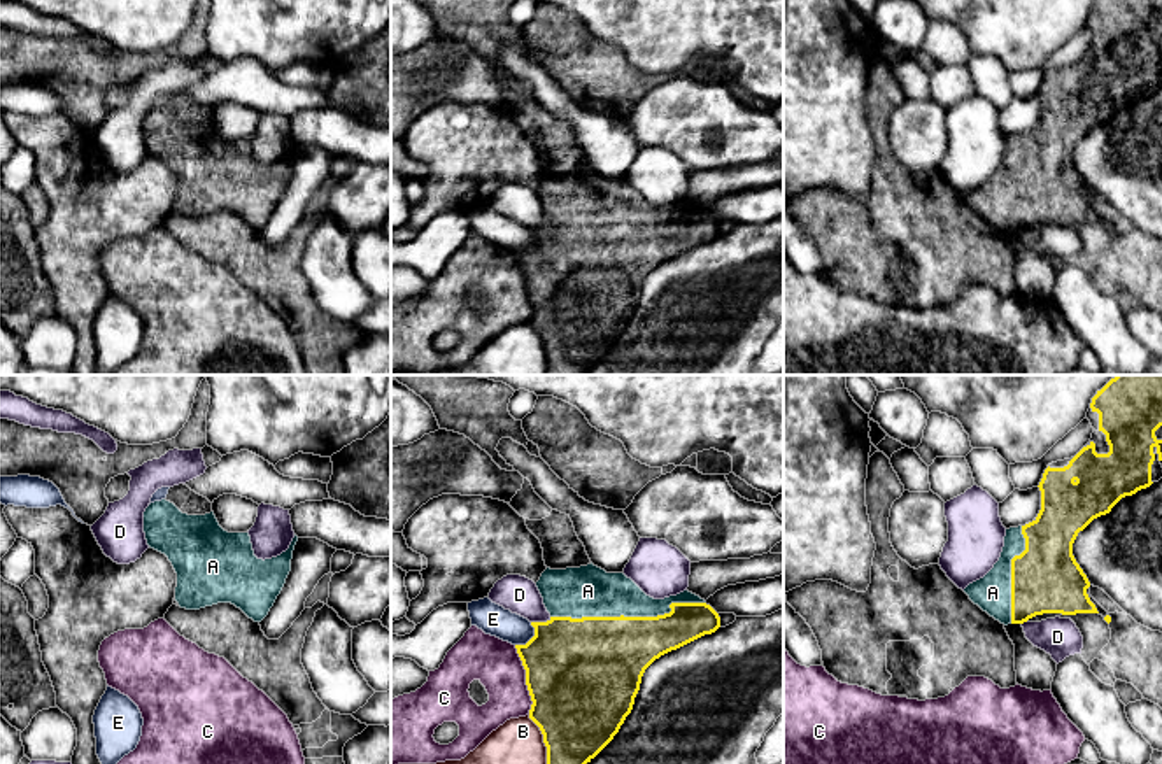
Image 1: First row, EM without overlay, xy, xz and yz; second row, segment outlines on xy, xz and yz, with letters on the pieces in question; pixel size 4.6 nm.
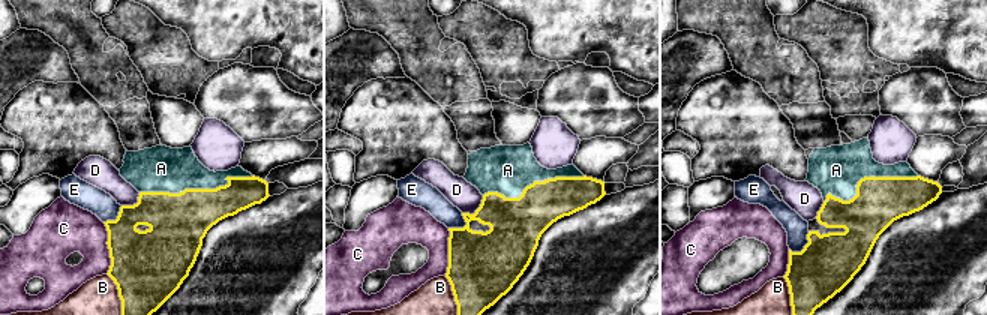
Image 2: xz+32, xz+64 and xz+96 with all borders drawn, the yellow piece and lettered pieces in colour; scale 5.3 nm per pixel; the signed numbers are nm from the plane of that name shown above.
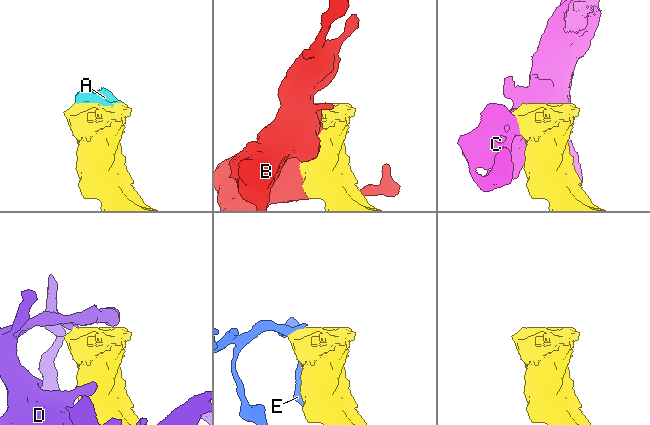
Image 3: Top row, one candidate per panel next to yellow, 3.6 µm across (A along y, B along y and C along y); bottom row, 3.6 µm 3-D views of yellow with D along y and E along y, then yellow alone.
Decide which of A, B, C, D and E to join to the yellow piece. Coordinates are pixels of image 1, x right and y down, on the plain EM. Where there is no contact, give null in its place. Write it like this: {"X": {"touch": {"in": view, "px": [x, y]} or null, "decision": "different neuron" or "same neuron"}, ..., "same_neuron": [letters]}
{"A": {"touch": {"in": "xz", "px": [630, 225]}, "decision": "same neuron"}, "B": {"touch": {"in": "xz", "px": [544, 349]}, "decision": "different neuron"}, "C": {"touch": {"in": "xz", "px": [526, 288]}, "decision": "different neuron"}, "D": {"touch": {"in": "xz", "px": [540, 230]}, "decision": "different neuron"}, "E": {"touch": {"in": "xz", "px": [531, 246]}, "decision": "different neuron"}, "same_neuron": ["A"]}

